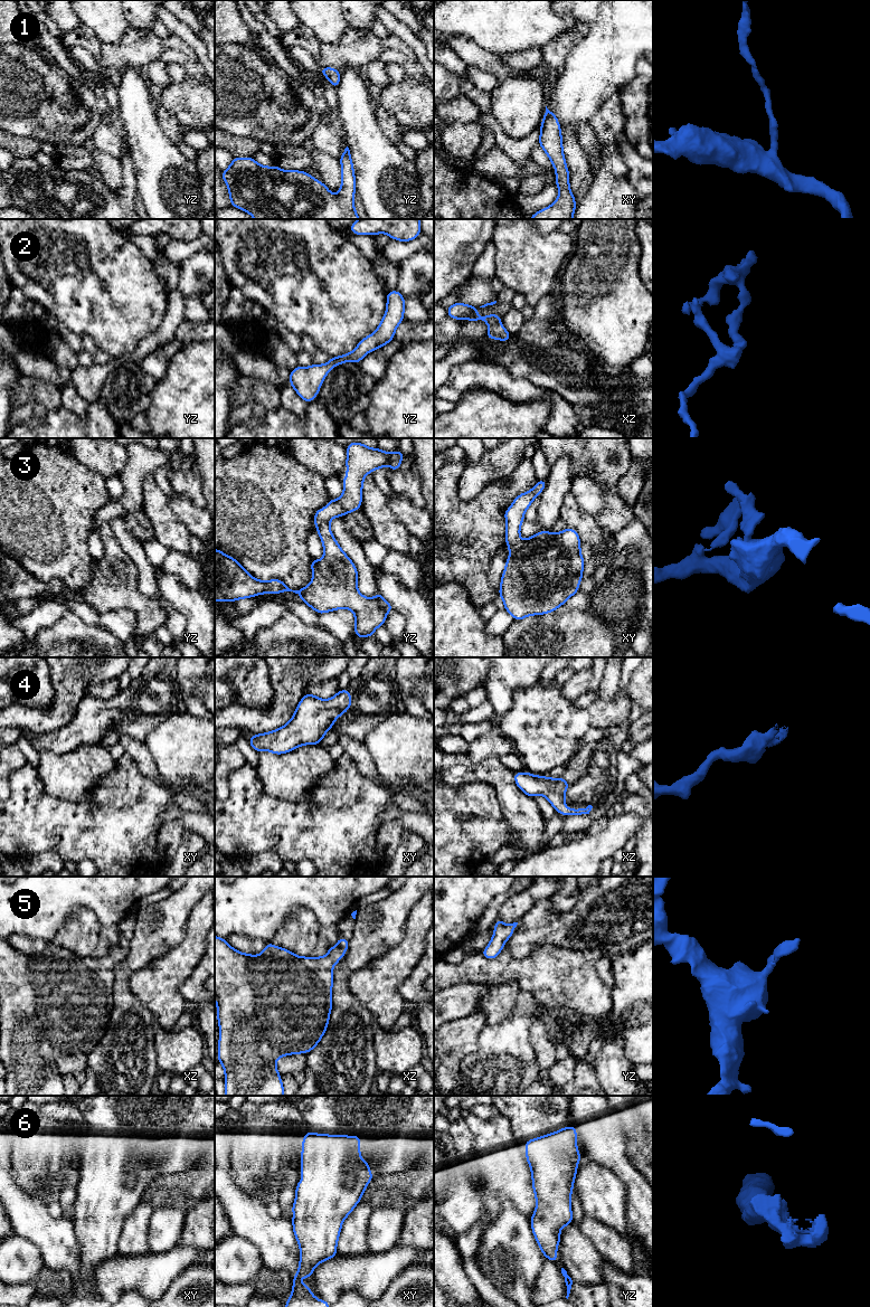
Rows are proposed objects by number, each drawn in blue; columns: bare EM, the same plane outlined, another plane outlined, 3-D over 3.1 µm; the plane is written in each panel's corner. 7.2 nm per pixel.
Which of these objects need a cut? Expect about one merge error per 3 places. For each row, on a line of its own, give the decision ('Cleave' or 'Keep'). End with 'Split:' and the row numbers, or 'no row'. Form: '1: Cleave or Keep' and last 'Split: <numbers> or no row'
1: Keep
2: Keep
3: Keep
4: Keep
5: Keep
6: Keep
Split: no row

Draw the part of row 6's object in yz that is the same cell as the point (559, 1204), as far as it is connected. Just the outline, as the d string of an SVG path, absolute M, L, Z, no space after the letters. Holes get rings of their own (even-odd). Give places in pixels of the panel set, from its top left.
M571 1125L524 1143L537 1202L531 1229L543 1256L555 1263L560 1229L573 1222L571 1190L581 1158L576 1138Z

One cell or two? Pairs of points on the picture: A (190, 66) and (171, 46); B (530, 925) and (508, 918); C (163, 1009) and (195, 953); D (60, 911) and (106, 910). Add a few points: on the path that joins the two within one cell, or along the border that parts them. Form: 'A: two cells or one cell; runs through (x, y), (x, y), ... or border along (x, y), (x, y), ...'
A: one cell; runs through (187, 62), (176, 50)
B: two cells; border along (535, 902), (517, 921)
C: one cell; runs through (163, 995), (163, 984), (181, 966)
D: one cell; runs through (72, 900), (95, 900)

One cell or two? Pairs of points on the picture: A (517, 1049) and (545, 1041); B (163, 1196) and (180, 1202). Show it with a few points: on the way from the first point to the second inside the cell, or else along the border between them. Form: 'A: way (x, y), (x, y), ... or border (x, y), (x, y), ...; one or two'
A: border (536, 1019), (530, 1030), (530, 1042), (540, 1067); two
B: way (168, 1199), (176, 1200); one

